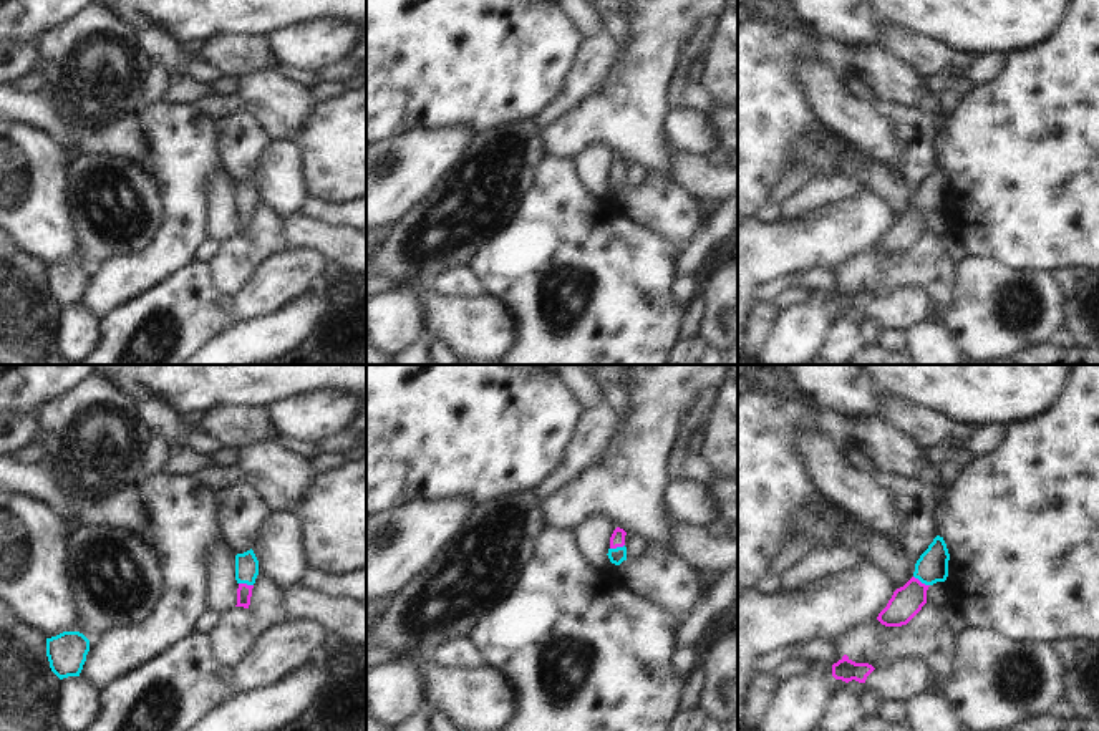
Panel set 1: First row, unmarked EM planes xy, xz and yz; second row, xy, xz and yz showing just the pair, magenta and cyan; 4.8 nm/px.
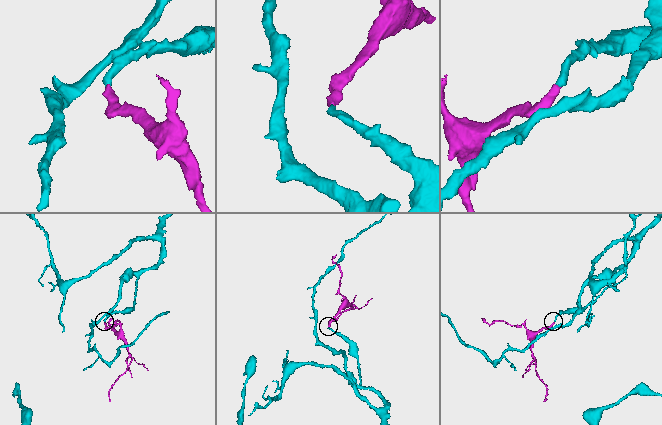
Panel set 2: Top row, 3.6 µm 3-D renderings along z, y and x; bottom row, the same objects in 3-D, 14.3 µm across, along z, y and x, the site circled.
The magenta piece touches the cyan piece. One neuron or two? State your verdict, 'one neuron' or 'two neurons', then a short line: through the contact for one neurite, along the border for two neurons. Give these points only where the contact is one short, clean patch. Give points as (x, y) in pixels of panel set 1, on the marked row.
one neuron | yz (907, 600), (920, 582), (932, 567)

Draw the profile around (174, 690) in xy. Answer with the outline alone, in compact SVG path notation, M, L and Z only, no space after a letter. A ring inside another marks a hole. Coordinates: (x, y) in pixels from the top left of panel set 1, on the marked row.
M192 633L171 645L161 655L131 670L99 691L99 711L85 731L189 731L204 714L232 698L227 690L229 670L219 666L211 653L209 637Z

